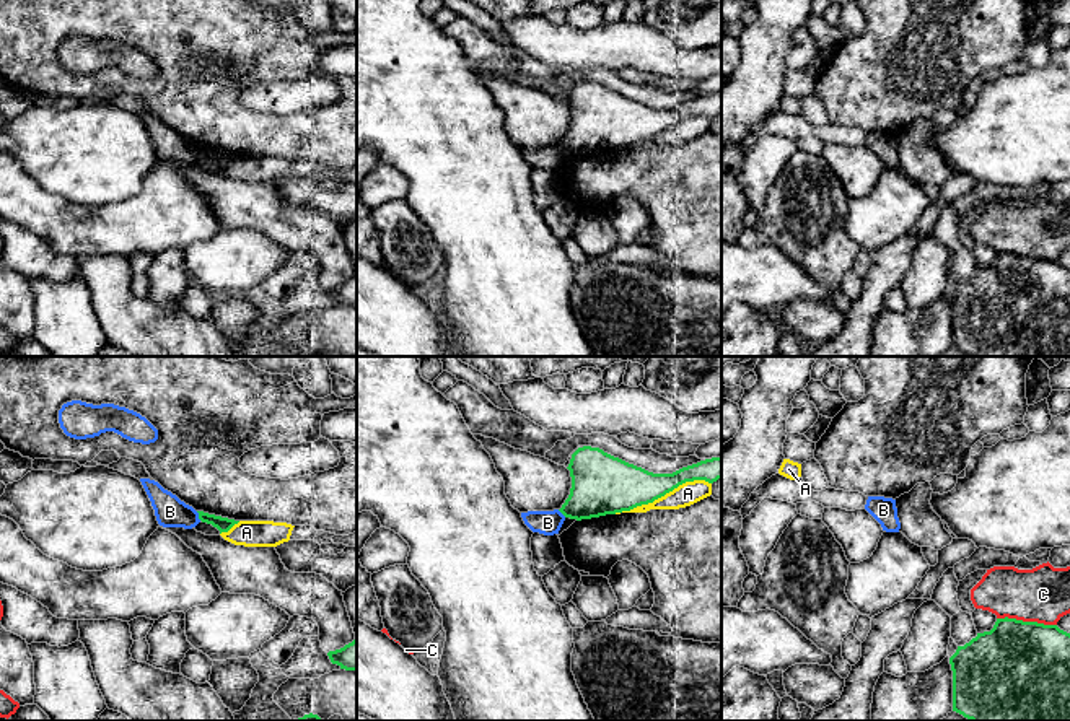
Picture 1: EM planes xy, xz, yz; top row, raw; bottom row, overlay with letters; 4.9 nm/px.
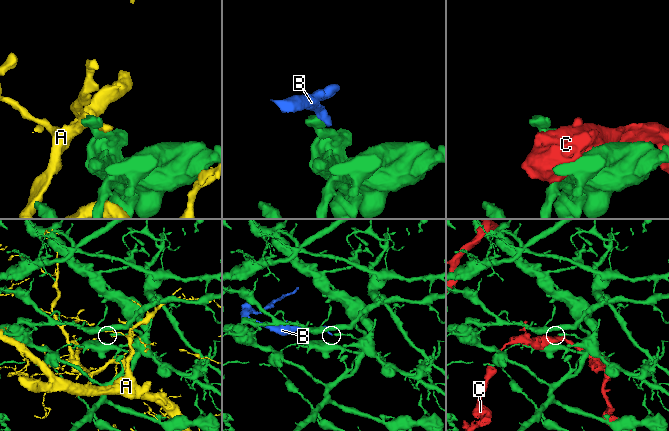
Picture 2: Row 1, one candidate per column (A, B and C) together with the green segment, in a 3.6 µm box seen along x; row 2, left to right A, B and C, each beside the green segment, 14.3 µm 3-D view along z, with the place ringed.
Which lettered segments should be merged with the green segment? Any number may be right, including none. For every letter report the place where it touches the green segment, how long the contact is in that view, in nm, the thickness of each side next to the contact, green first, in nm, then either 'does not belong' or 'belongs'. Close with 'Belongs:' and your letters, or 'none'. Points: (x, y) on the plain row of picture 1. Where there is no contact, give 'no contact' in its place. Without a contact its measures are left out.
A: meets green in xz at (662, 131); contact 500 nm long; 280 nm thick on the green side, 120 nm on the other; does not belong
B: meets green in xy at (199, 152); contact 50 nm long; 80 nm thick on the green side, 150 nm on the other; does not belong
C: meets green in yz at (1026, 257); contact 300 nm long; 500 nm thick on the green side, 280 nm on the other; does not belong
Belongs: none

